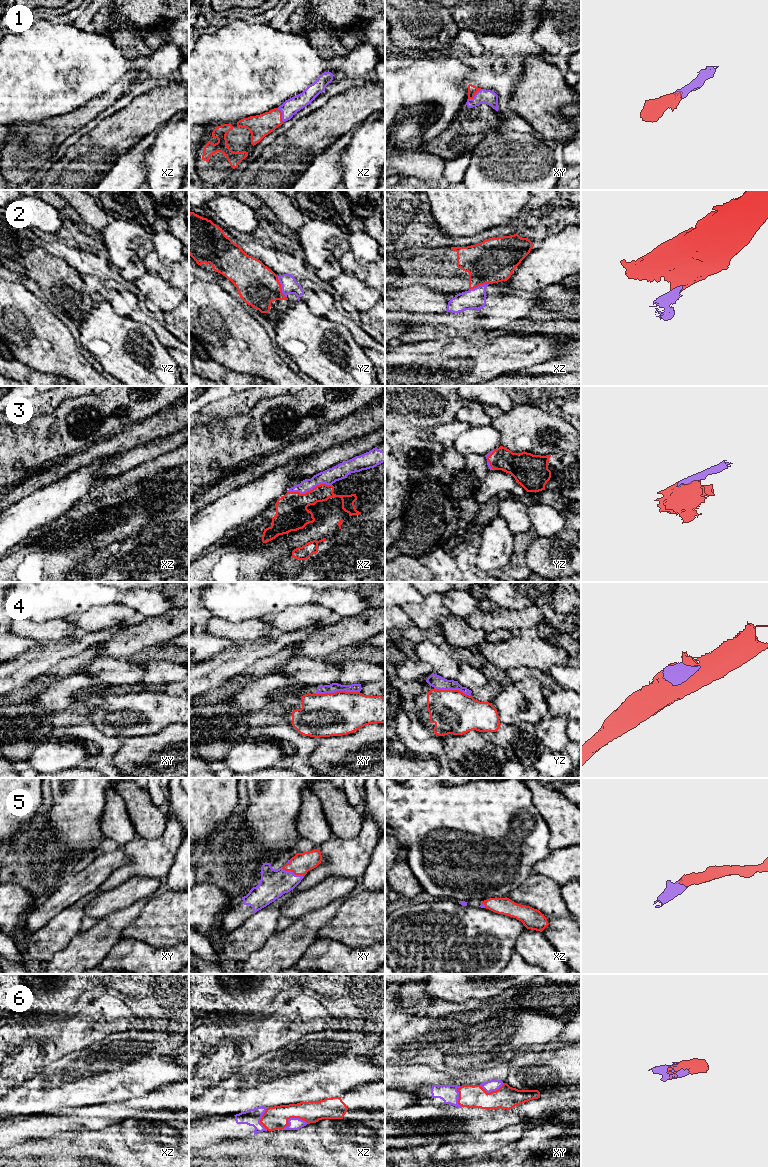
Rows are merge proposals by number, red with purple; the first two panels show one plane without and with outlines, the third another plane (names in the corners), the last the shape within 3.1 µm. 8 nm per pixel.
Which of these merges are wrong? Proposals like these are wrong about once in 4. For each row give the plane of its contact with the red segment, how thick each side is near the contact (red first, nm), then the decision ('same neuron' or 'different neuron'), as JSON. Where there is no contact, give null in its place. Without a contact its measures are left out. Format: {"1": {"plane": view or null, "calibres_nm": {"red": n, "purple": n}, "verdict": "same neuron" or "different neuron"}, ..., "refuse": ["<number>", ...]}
{"1": {"plane": "xy", "calibres_nm": {"red": 80, "purple": 120}, "verdict": "same neuron"}, "2": {"plane": "yz", "calibres_nm": {"red": 320, "purple": 130}, "verdict": "different neuron"}, "3": {"plane": "xz", "calibres_nm": {"red": 260, "purple": 120}, "verdict": "same neuron"}, "4": {"plane": "xy", "calibres_nm": {"red": 360, "purple": 80}, "verdict": "different neuron"}, "5": {"plane": "xy", "calibres_nm": {"red": 170, "purple": 220}, "verdict": "same neuron"}, "6": {"plane": "xz", "calibres_nm": {"red": 180, "purple": 100}, "verdict": "same neuron"}, "refuse": ["2", "4"]}

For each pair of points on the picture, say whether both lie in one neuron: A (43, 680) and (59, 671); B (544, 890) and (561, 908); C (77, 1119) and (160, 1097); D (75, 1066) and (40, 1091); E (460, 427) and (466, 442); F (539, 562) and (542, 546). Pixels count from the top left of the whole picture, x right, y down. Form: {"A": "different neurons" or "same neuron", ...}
{"A": "same neuron", "B": "same neuron", "C": "same neuron", "D": "same neuron", "E": "different neurons", "F": "same neuron"}

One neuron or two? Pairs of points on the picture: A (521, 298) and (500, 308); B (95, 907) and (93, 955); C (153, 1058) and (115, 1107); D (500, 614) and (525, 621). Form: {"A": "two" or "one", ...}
{"A": "one", "B": "two", "C": "two", "D": "one"}

